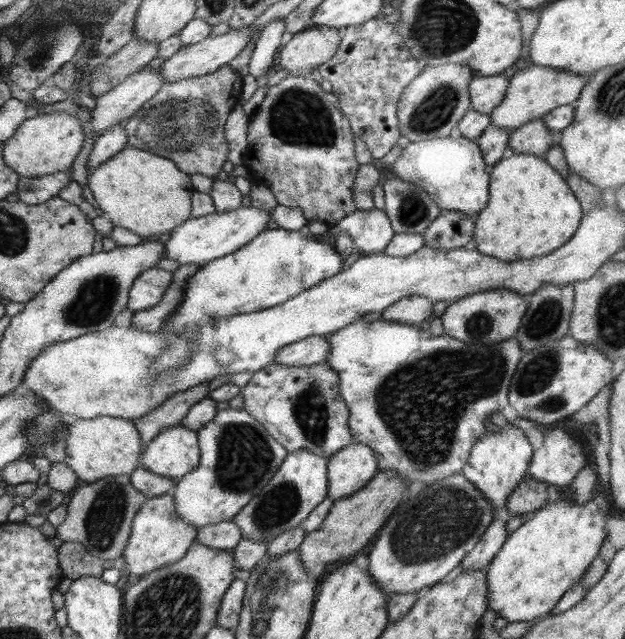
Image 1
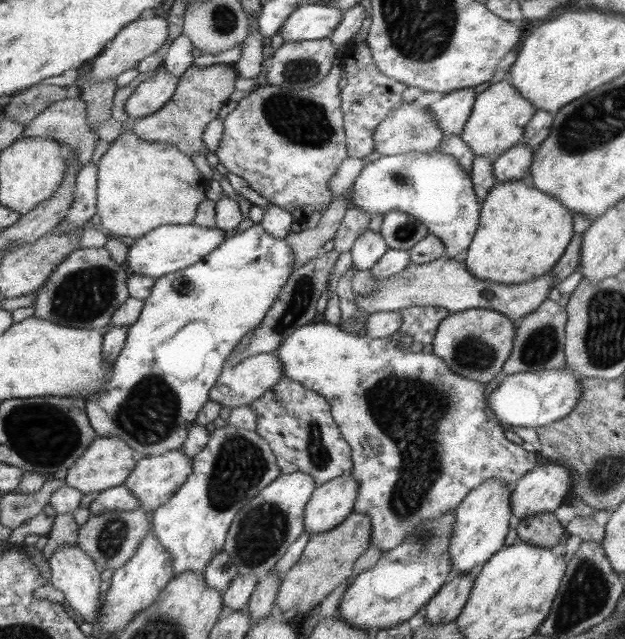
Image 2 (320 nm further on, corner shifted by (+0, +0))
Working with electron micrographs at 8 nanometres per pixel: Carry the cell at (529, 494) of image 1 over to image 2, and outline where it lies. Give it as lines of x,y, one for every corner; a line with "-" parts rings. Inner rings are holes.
553,512
533,514
519,521
516,530
521,542
539,545
540,548
552,550
566,534
565,527

